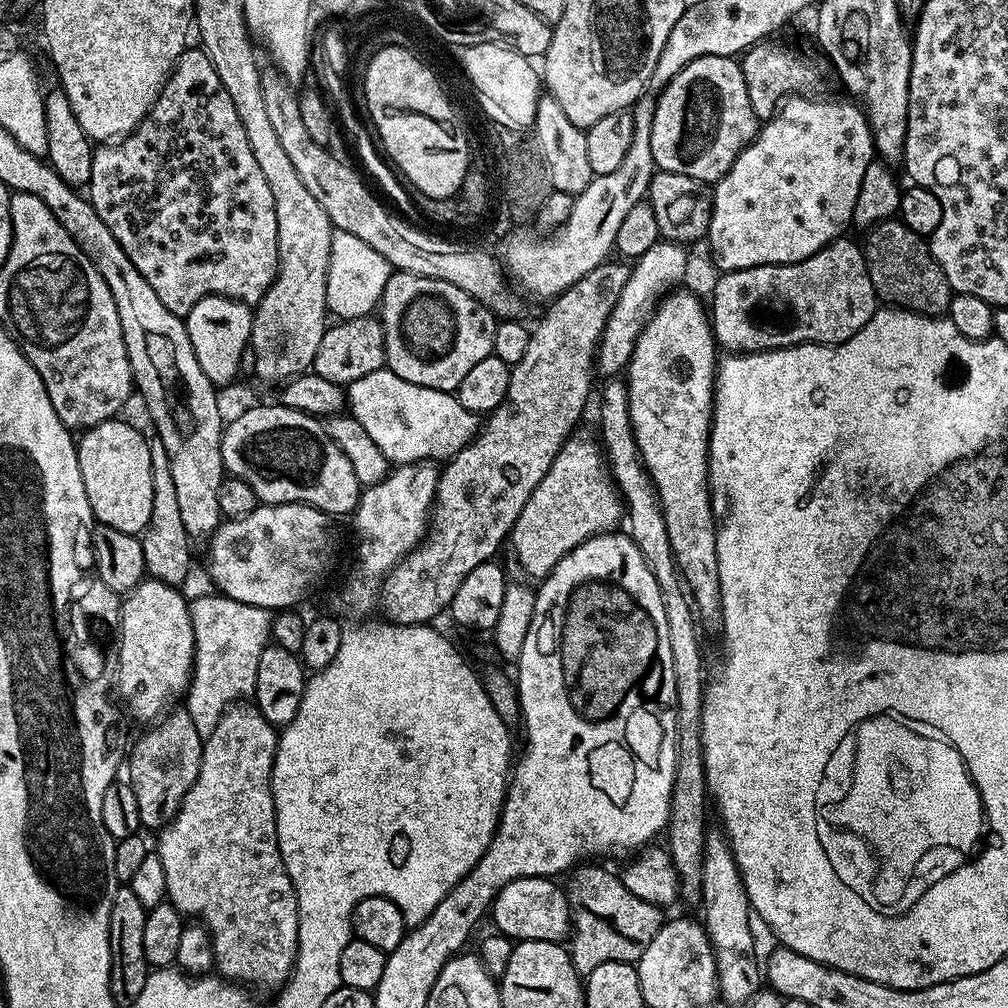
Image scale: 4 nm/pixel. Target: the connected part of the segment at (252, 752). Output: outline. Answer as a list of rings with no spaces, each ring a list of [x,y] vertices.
[[[237,702],[227,708],[214,732],[204,740],[198,778],[194,782],[194,786],[190,786],[190,790],[180,807],[179,814],[165,828],[159,829],[160,849],[158,849],[158,855],[162,862],[162,871],[166,874],[167,903],[174,905],[179,910],[181,916],[195,918],[207,928],[214,946],[215,971],[223,979],[235,982],[240,986],[253,984],[256,988],[277,987],[276,989],[279,989],[281,986],[287,985],[288,978],[292,975],[292,970],[296,966],[300,911],[296,901],[296,891],[290,882],[290,874],[282,862],[282,854],[280,853],[278,838],[276,837],[276,811],[274,810],[274,798],[272,797],[272,767],[276,757],[277,739],[277,728],[270,722],[266,722],[266,718],[262,716],[255,703]]]

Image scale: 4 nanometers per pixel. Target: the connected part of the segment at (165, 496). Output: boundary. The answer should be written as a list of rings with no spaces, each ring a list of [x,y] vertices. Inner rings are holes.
[[[158,438],[150,443],[150,478],[154,482],[154,506],[150,510],[150,522],[142,533],[144,567],[151,579],[180,586],[192,568],[193,545],[186,534],[186,526],[182,526],[178,493],[174,490],[174,477],[170,474],[170,457]]]

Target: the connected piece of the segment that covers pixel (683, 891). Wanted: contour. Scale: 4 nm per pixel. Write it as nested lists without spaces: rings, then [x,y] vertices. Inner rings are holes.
[[[620,378],[609,379],[600,402],[600,442],[606,462],[626,507],[628,535],[642,550],[648,569],[655,576],[663,594],[666,624],[669,627],[670,648],[674,657],[676,692],[676,768],[671,790],[671,812],[664,831],[666,847],[671,861],[678,870],[680,897],[683,903],[700,904],[702,866],[704,865],[706,826],[706,802],[708,803],[707,776],[705,774],[704,748],[701,745],[701,714],[704,706],[706,679],[702,672],[702,654],[698,642],[696,616],[685,587],[677,573],[669,535],[666,534],[665,516],[661,512],[656,488],[641,462],[637,440],[634,438],[629,412],[627,383]]]

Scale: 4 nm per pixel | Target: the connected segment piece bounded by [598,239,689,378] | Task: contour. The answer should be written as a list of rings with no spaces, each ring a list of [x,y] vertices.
[[[661,239],[659,244],[650,246],[646,254],[635,257],[628,273],[626,286],[622,294],[618,294],[618,302],[614,302],[614,310],[606,322],[604,333],[598,349],[598,372],[604,378],[612,378],[623,373],[634,354],[636,340],[648,324],[656,310],[656,305],[677,287],[676,284],[688,272],[689,249],[683,244],[675,244],[671,240]]]

